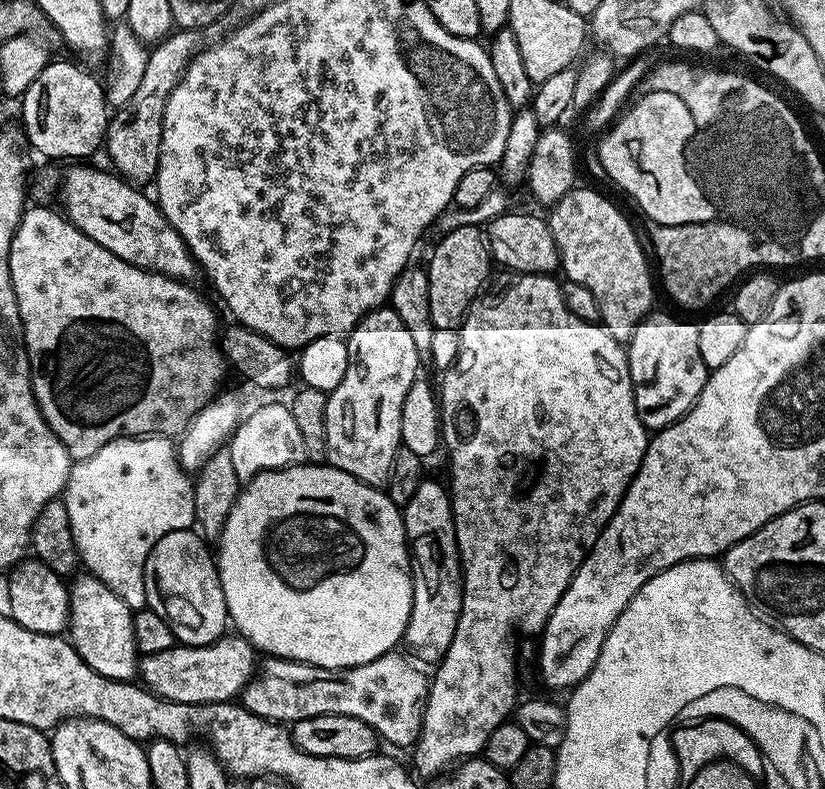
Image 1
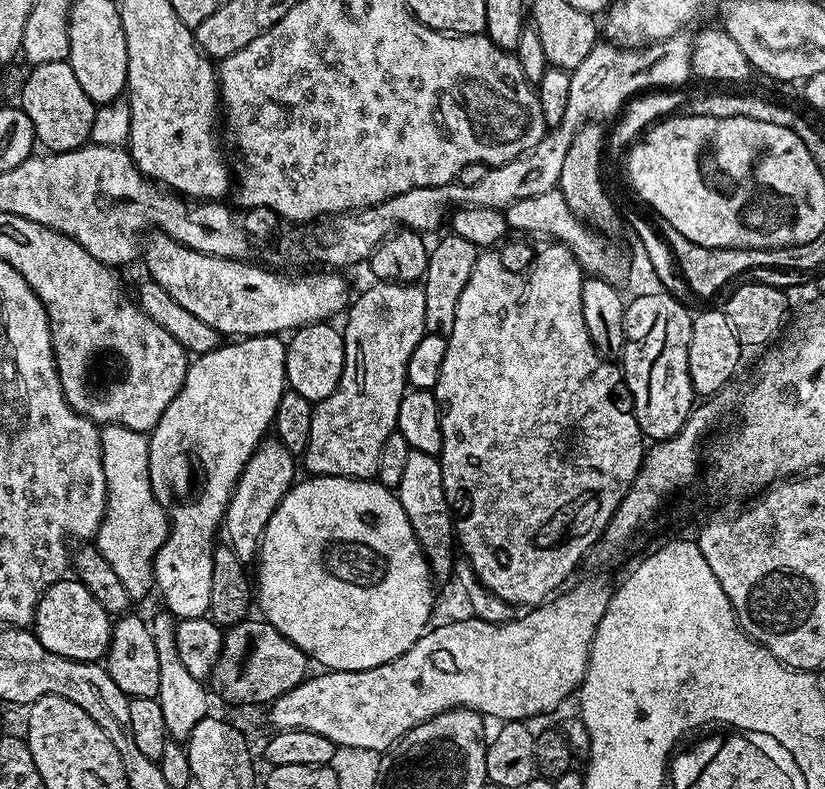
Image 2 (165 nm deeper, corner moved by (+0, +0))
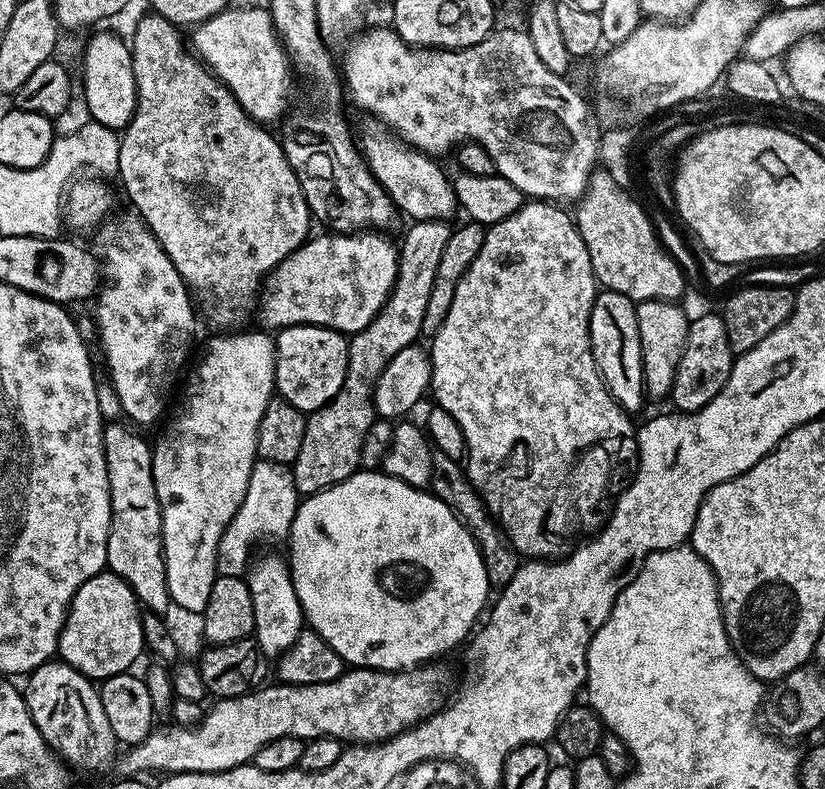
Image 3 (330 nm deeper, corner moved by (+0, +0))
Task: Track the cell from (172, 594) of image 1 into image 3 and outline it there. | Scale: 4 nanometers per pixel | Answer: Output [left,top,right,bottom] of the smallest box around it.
[152,331,276,613]

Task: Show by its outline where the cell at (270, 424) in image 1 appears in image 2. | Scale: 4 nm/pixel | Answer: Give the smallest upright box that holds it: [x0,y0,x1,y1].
[222,438,298,562]

